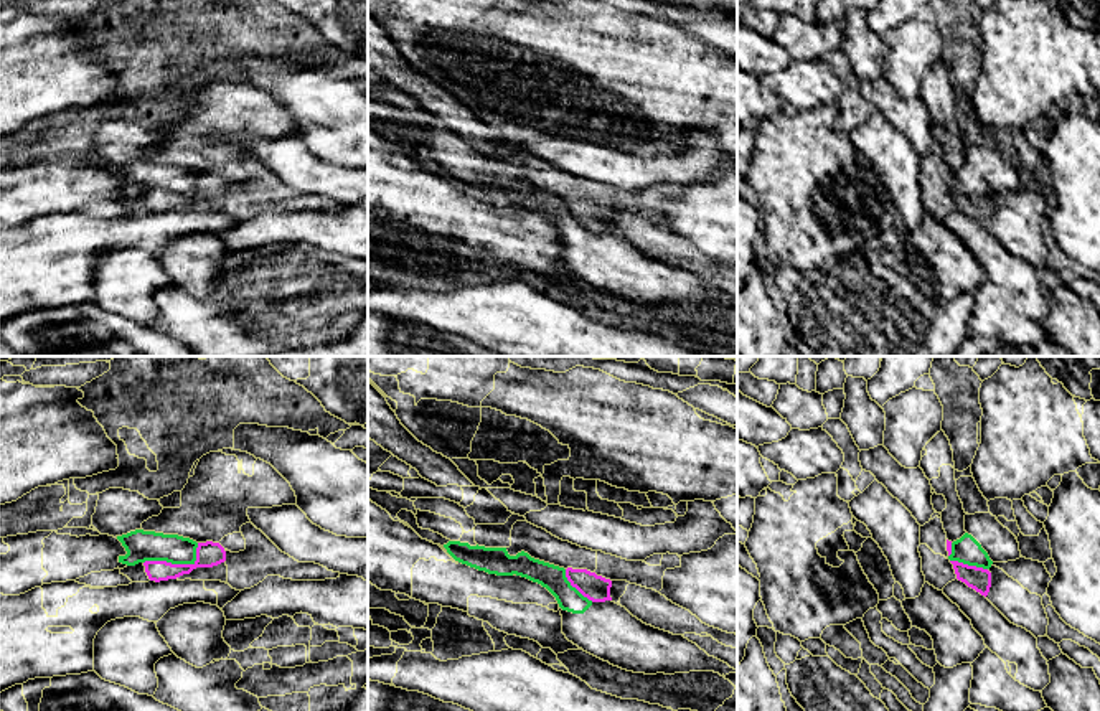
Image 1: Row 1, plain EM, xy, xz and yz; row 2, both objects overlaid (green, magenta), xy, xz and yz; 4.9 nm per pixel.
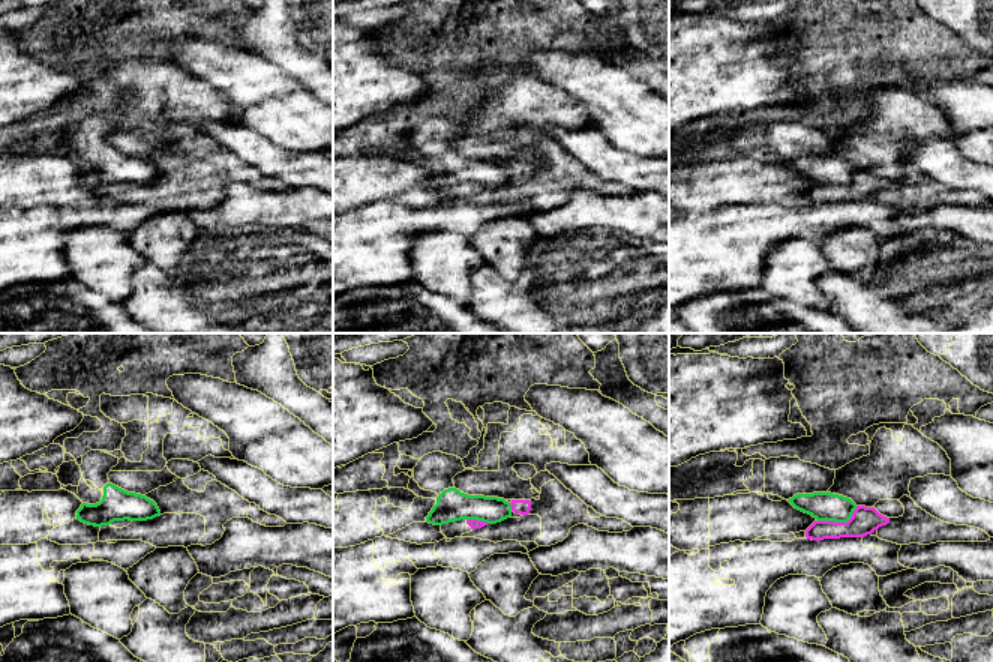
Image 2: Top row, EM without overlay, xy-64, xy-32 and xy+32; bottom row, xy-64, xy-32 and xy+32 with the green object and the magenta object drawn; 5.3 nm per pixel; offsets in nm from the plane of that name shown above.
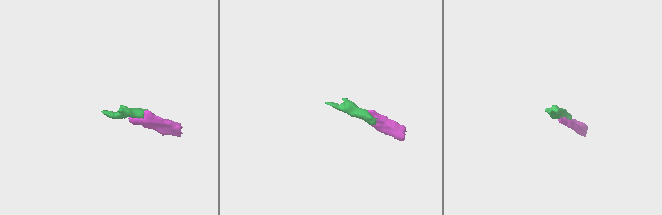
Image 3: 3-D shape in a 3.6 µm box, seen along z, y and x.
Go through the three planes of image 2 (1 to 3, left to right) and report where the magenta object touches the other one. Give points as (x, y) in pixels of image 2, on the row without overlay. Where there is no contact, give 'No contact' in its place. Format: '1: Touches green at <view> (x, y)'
1: No contact
2: Touches green at xy-32 (477, 183)
3: Touches green at xy+32 (839, 185)

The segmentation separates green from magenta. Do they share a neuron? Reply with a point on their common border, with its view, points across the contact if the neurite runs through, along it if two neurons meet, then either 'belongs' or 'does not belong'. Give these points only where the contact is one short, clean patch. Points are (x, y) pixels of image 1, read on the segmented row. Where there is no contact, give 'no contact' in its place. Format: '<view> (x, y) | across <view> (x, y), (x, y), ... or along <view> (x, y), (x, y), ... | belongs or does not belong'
xy (177, 563) | along xy (198, 543), (192, 563), (144, 563) | does not belong

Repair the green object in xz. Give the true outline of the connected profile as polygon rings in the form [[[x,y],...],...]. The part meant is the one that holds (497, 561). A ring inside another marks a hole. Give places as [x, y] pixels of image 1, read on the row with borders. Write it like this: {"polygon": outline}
{"polygon": [[[449,541],[444,548],[455,561],[478,571],[516,574],[546,587],[562,609],[566,638],[613,666],[645,675],[737,673],[683,635],[646,625],[612,600],[589,600],[571,586],[564,567],[534,559],[524,551],[510,556],[506,548],[470,546],[460,541]]]}

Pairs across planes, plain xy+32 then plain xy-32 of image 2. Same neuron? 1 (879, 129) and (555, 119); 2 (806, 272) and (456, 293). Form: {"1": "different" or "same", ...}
{"1": "same", "2": "same"}

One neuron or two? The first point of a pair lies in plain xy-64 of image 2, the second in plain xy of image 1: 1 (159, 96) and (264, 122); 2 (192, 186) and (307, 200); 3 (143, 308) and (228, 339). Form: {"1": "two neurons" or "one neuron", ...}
{"1": "one neuron", "2": "one neuron", "3": "one neuron"}

